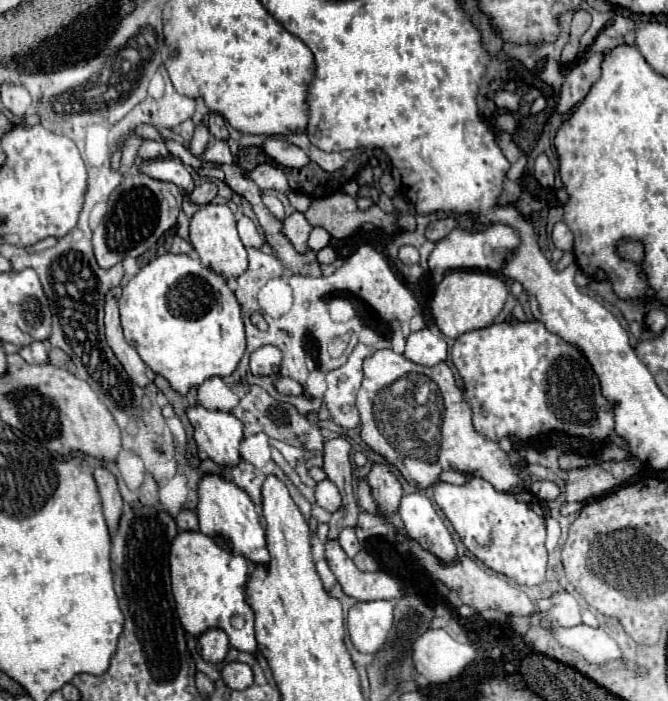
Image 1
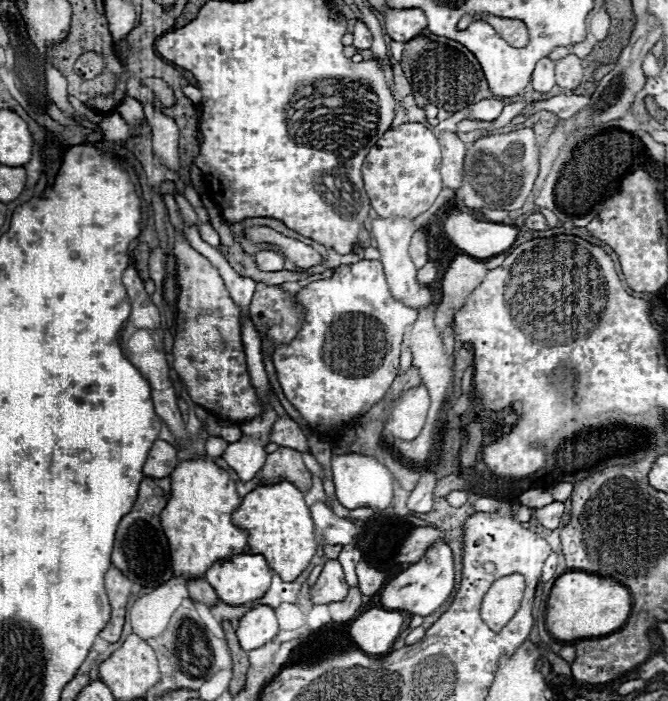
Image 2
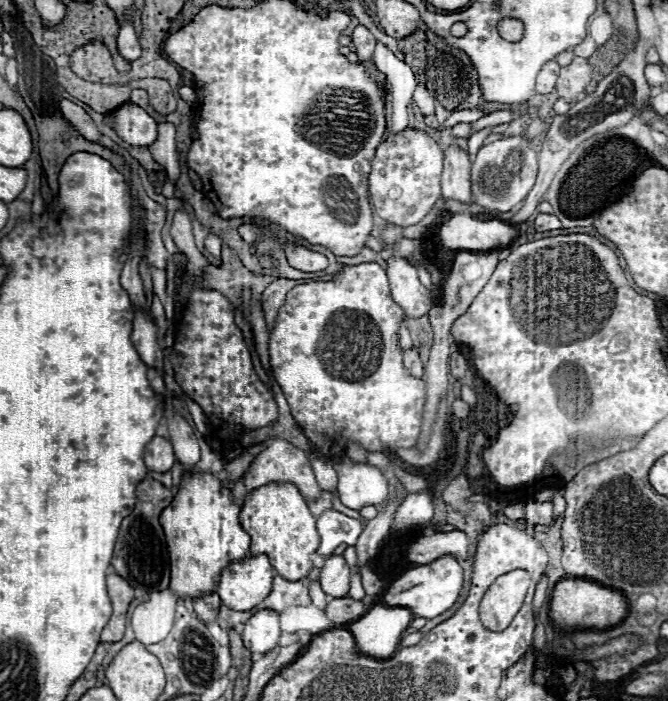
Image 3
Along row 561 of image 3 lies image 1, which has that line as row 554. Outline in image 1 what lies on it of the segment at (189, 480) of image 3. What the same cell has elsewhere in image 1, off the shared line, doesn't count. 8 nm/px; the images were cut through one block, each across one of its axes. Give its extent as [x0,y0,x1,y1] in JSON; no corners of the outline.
[170,532,258,654]

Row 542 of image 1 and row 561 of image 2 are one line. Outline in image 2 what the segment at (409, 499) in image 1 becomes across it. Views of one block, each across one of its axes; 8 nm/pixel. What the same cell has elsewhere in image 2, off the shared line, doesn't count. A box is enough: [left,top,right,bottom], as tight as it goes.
[382,542,454,616]

